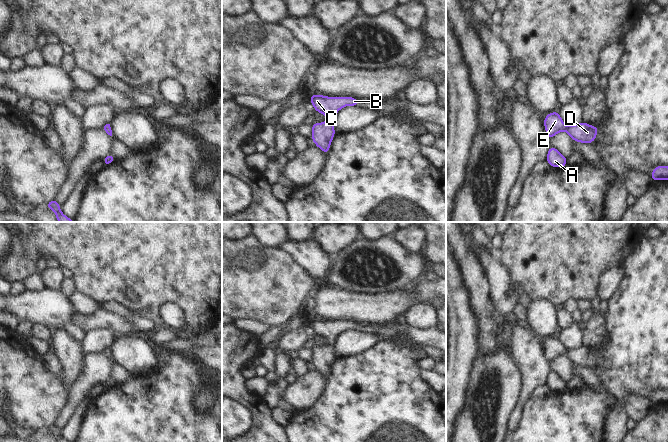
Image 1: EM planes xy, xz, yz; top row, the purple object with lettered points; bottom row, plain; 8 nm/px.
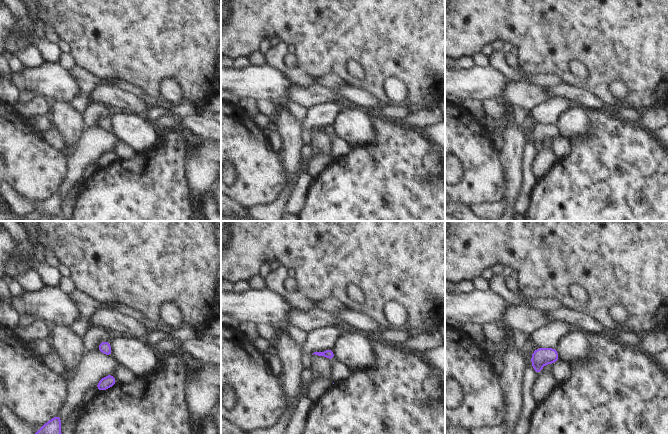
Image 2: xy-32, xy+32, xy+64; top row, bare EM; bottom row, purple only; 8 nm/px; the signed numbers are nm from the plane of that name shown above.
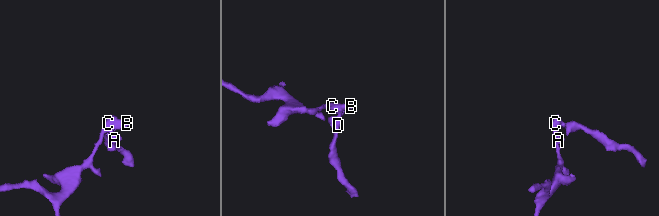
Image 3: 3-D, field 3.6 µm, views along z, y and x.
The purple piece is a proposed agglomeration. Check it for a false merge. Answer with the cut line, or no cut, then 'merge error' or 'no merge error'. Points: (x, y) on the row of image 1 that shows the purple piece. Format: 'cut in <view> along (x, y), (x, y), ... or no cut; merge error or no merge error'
no cut; no merge error

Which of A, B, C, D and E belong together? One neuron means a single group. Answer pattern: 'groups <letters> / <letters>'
groups A B C D E

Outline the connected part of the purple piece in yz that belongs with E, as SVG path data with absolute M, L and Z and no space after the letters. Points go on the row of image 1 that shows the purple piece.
M558 111L549 113L543 120L547 137L551 140L557 133L565 130L573 141L591 144L598 133L597 126L585 122L573 126L565 125Z

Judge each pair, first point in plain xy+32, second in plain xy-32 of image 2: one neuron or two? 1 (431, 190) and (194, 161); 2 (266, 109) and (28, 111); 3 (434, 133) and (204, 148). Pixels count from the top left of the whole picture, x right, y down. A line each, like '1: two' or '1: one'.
1: two
2: one
3: two

